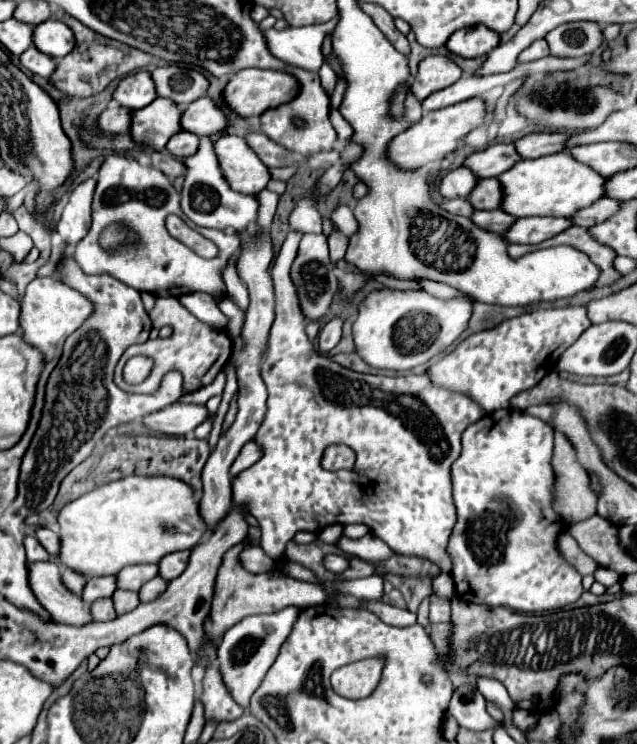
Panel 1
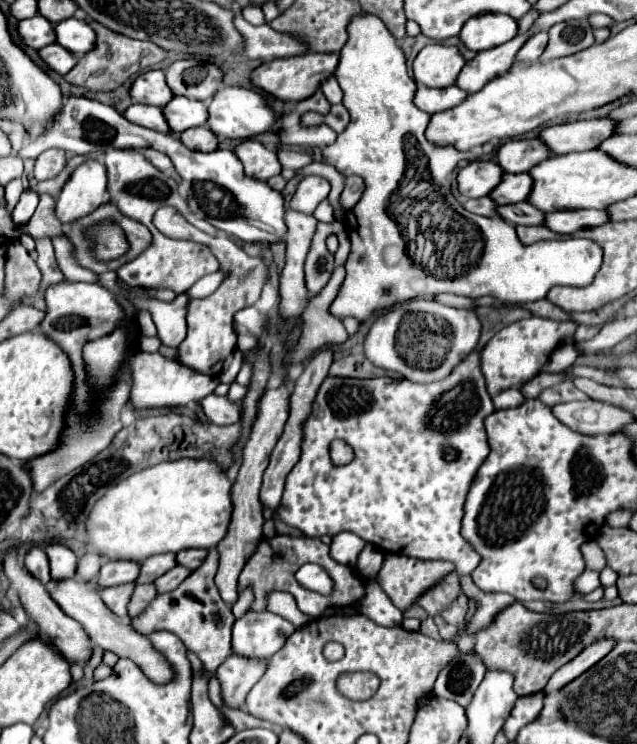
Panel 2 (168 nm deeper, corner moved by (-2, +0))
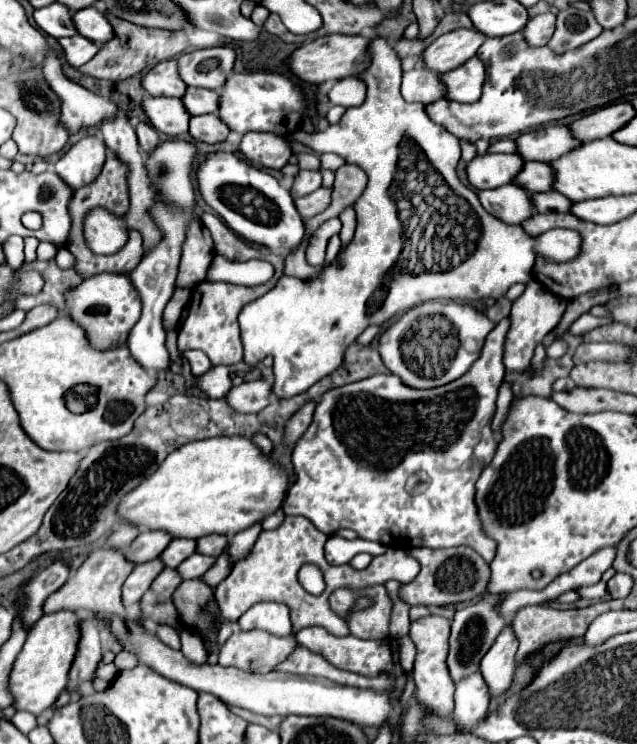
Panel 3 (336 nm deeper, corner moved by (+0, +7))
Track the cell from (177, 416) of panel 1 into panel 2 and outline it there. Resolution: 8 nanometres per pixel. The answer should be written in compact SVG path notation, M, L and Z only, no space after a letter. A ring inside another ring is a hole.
M208 395L202 399L202 407L206 413L206 419L210 419L216 425L230 425L238 423L242 417L242 401L230 401L226 395Z

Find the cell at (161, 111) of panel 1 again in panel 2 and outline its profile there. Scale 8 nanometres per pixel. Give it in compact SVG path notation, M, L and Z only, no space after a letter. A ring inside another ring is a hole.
M174 97L166 107L164 115L170 123L170 129L174 133L182 133L190 127L206 125L208 121L208 107L198 99L188 97Z

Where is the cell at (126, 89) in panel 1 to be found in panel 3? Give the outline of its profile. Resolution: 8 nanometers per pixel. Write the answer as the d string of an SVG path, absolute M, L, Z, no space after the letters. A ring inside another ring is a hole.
M166 60L156 64L142 76L142 88L150 96L184 96L186 84L178 76L176 60Z

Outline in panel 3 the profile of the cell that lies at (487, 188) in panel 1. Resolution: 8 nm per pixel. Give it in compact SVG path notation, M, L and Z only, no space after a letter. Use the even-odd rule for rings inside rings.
M524 162L524 168L518 172L514 184L528 188L528 192L546 192L552 188L552 168L546 162Z

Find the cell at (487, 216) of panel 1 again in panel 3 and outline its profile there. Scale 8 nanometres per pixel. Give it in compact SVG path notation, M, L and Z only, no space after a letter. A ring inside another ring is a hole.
M550 190L550 192L540 192L532 194L532 204L536 204L536 212L568 212L572 202L564 198L562 194Z

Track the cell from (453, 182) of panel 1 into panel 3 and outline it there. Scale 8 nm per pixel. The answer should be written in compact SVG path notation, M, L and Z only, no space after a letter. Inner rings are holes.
M486 154L476 156L468 162L466 174L474 190L498 188L510 184L512 178L520 172L524 160L518 154Z

